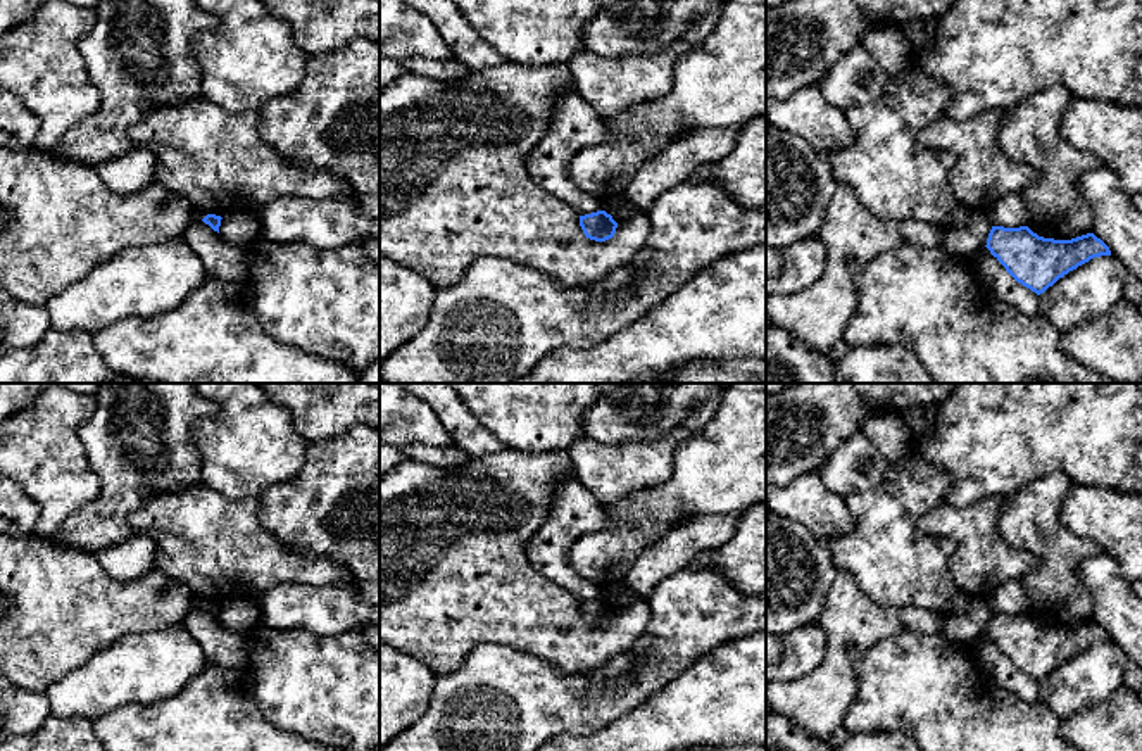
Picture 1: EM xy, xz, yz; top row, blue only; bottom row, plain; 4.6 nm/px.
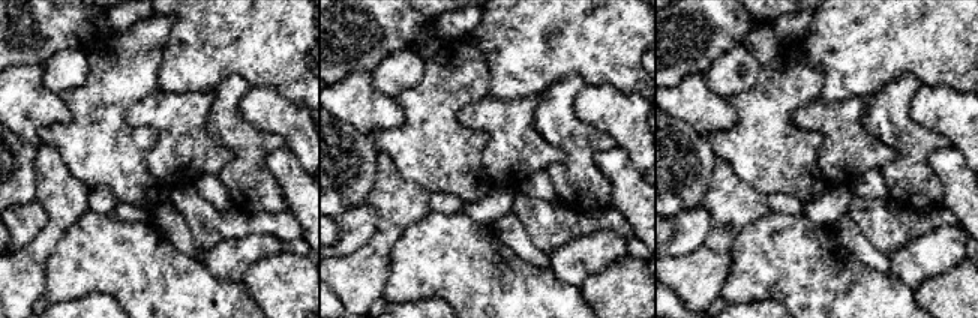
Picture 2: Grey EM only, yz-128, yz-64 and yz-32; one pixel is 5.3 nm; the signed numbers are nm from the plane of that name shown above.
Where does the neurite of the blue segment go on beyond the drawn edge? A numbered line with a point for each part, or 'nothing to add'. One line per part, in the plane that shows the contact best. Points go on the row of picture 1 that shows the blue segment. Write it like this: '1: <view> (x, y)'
nothing to add

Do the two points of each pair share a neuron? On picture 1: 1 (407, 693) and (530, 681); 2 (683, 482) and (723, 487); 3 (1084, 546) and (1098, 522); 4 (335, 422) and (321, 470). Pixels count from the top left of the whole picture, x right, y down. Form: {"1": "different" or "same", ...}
{"1": "different", "2": "same", "3": "different", "4": "different"}

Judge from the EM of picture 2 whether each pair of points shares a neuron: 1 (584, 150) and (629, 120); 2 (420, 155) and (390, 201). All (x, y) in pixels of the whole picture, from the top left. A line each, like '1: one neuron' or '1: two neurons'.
1: two neurons
2: two neurons

